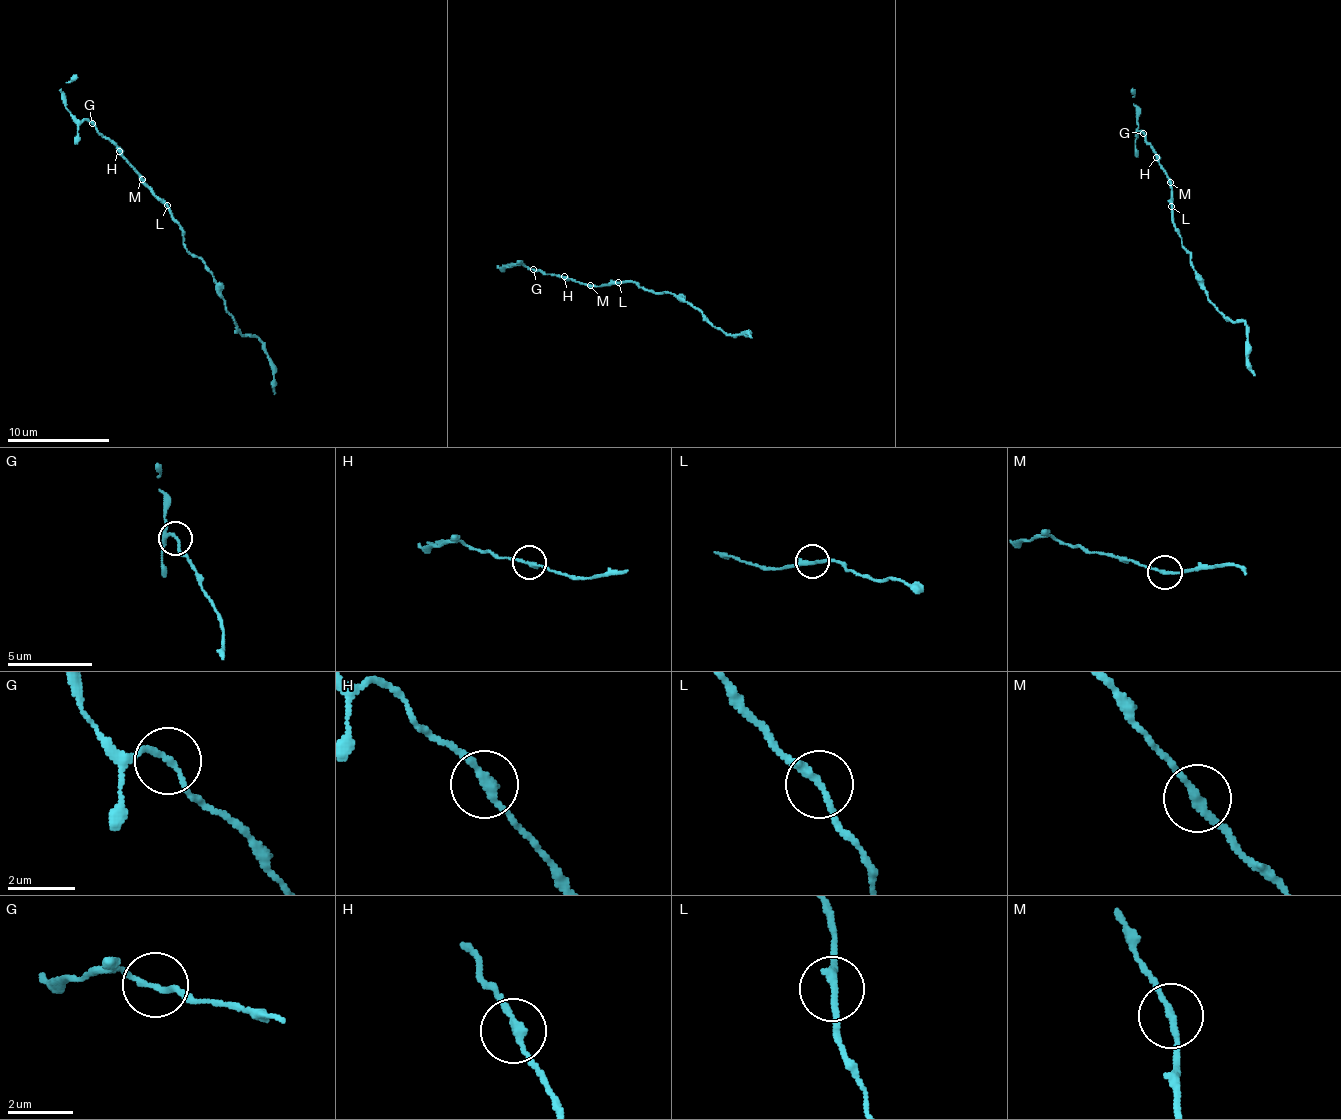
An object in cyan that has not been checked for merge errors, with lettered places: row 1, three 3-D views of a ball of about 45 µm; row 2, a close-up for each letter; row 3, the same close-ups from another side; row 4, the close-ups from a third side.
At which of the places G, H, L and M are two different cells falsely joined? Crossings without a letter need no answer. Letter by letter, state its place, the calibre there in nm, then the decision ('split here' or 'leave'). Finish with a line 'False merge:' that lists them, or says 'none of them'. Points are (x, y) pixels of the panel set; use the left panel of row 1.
G: at (92, 123); 160 nm thick; leave
H: at (119, 151); 240 nm thick; leave
L: at (167, 205); 220 nm thick; split here
M: at (142, 179); 200 nm thick; leave
False merge: L

